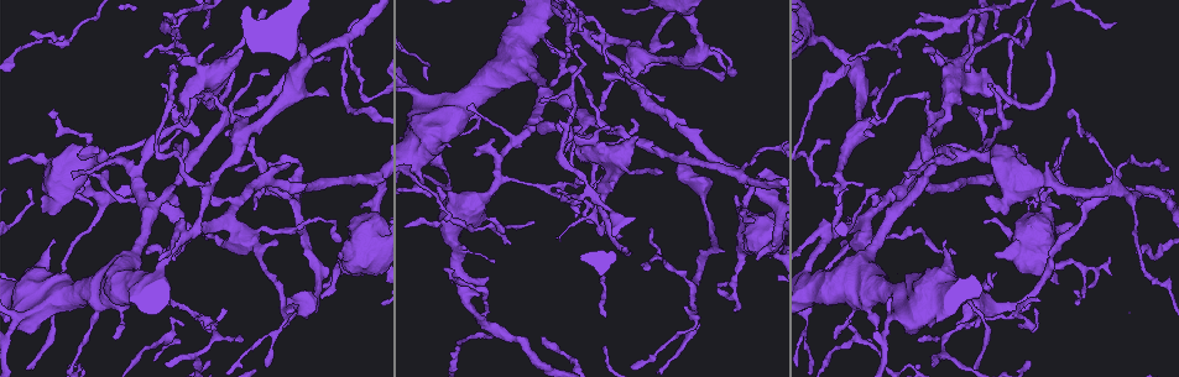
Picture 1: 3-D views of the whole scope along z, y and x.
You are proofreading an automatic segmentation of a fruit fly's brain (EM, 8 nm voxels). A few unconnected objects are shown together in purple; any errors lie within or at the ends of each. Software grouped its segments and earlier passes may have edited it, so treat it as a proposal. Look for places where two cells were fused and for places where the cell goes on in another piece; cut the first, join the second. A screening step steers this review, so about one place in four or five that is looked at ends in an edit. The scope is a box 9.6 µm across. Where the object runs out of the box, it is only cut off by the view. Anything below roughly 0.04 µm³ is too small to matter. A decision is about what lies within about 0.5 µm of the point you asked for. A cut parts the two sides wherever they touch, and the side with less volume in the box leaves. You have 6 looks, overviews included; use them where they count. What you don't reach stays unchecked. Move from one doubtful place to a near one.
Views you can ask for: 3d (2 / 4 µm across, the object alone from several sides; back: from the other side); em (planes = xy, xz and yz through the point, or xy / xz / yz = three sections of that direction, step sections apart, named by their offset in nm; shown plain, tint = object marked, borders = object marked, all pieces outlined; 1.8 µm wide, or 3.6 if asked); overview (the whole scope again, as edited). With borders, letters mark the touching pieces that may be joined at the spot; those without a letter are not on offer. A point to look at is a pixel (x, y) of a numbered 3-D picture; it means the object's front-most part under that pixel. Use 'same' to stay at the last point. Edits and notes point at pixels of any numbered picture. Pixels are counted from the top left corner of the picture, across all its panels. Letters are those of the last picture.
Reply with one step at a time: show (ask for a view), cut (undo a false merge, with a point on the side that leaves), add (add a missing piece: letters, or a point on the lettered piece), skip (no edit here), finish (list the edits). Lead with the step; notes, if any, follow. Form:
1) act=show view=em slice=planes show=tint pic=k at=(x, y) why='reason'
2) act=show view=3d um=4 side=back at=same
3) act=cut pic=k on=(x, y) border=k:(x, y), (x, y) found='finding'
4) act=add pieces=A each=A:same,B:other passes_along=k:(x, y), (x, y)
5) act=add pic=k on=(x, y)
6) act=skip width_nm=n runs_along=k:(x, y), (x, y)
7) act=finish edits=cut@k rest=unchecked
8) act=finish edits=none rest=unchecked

act=show view=em slice=xy step=4 show=tint pic=1 at=(496, 180) why='thin arm on a thick one'

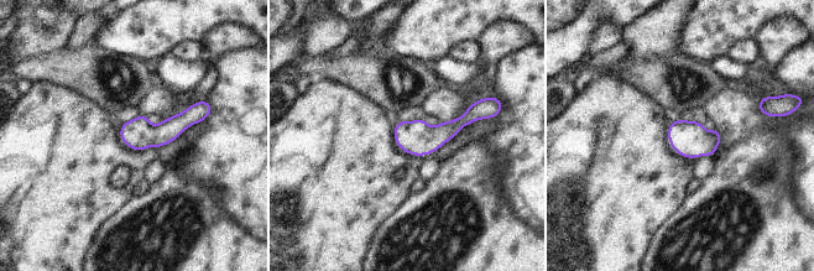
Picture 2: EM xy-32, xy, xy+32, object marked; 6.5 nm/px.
act=show view=em slice=planes show=borders at=same why='cut it another way'

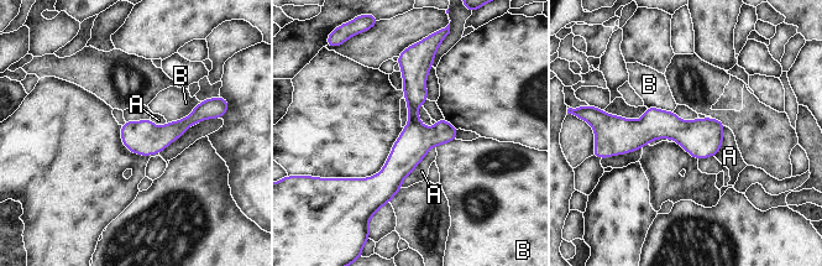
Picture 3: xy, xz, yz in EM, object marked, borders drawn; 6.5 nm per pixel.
act=skip width_nm=220 each=A:other,B:other border=3:(435, 145), (402, 182), (401, 187) found='all the same cell'

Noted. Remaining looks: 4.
act=show view=em um=3.6 slice=planes show=borders pic=1 at=(558, 188) why='tapers out'

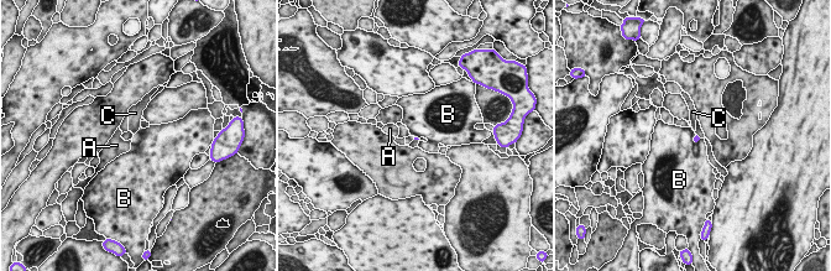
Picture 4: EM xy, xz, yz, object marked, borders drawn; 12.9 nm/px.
act=skip each=A:other,B:other,C:other border=4:(694, 134), (696, 144) found='no lettered piece goes on from it'

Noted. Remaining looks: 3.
act=show view=3d um=2 pic=1 at=(608, 128) why='free end'

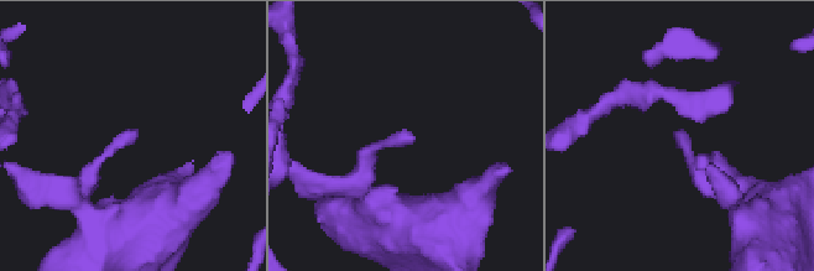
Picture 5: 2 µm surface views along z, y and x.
act=show view=em slice=xz step=16 show=borders pic=5 at=(415, 139)

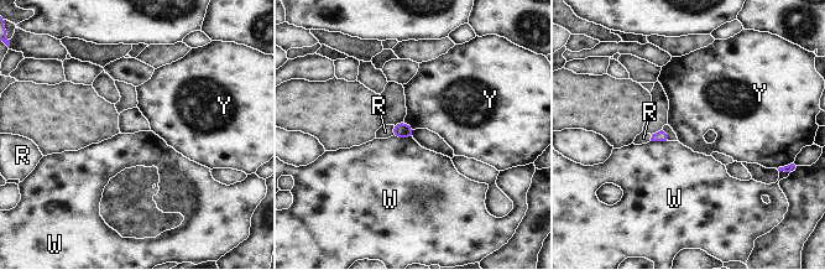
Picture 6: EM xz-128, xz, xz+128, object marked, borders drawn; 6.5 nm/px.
act=show view=em slice=planes show=borders at=same

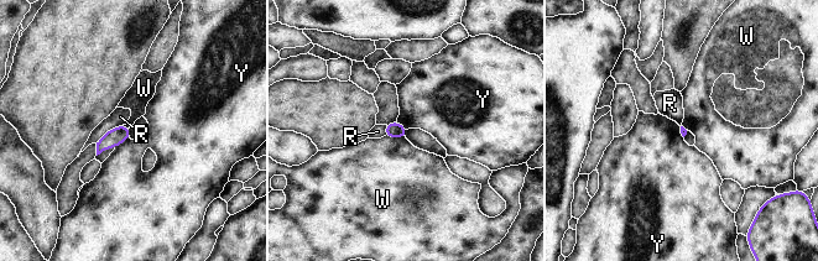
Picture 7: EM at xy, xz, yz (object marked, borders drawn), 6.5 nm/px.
act=skip longest_contact=R:200nm each=R:other,W:other,Y:other found='no lettered piece goes on from it'

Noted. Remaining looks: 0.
act=finish edits=none rest=unchecked

